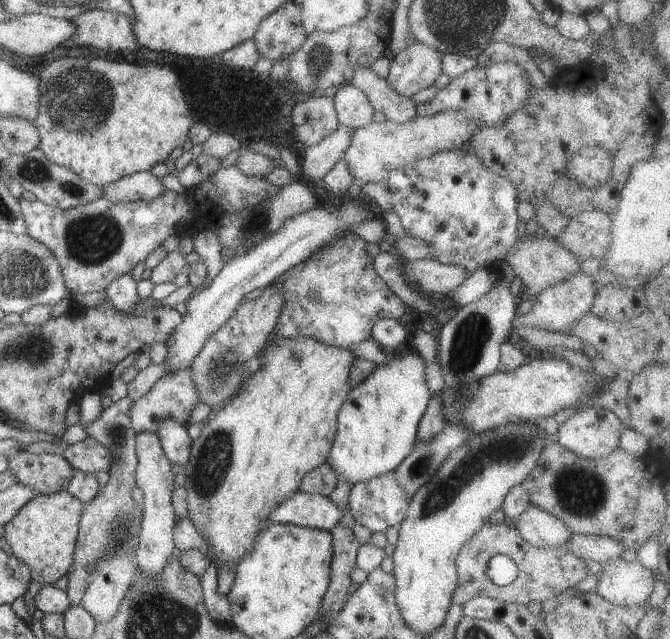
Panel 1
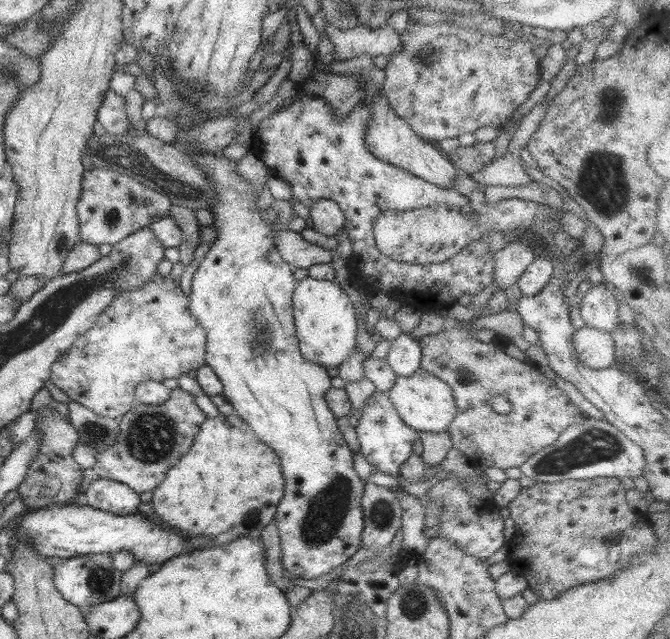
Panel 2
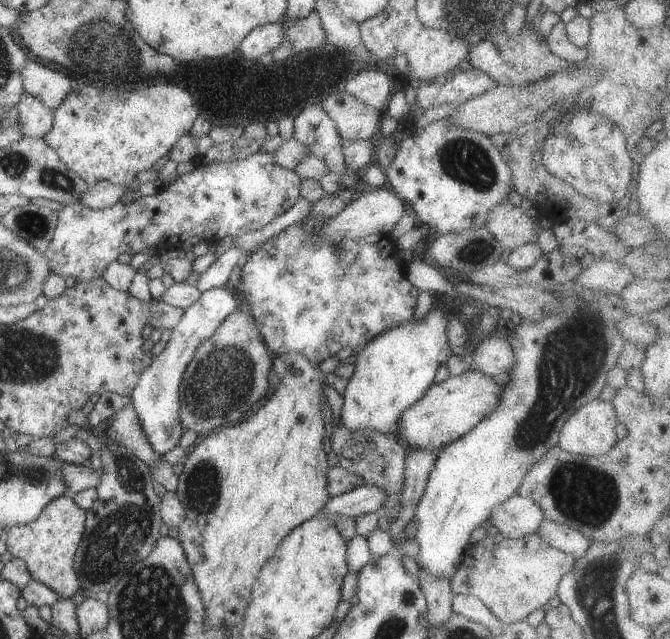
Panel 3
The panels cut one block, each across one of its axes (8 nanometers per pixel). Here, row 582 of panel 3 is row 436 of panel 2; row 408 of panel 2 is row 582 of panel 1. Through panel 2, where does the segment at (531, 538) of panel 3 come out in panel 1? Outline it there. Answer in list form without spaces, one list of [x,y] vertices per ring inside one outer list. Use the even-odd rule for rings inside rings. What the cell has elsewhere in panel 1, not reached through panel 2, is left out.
[[[500,515],[488,518],[484,522],[484,526],[464,542],[460,552],[458,552],[456,566],[458,579],[452,596],[452,603],[462,606],[475,597],[489,597],[501,602],[522,605],[537,601],[542,603],[554,596],[558,598],[589,576],[588,561],[577,558],[565,546],[550,549],[531,546],[520,535],[520,530],[516,527],[508,527]],[[496,554],[508,556],[517,565],[518,575],[511,584],[496,586],[486,576],[488,562]]]

